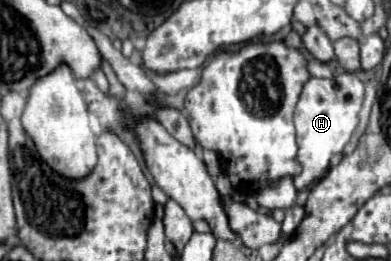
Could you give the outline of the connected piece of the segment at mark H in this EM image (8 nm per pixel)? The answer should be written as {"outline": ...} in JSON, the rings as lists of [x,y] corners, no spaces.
{"outline":[[[350,72],[336,74],[330,80],[310,78],[304,84],[304,90],[300,94],[300,100],[294,112],[296,142],[298,142],[296,160],[302,166],[302,172],[294,176],[294,186],[298,192],[318,182],[326,174],[334,152],[344,150],[344,146],[348,144],[358,124],[358,112],[360,112],[362,100],[364,100],[364,82],[356,74],[350,74]]]}

